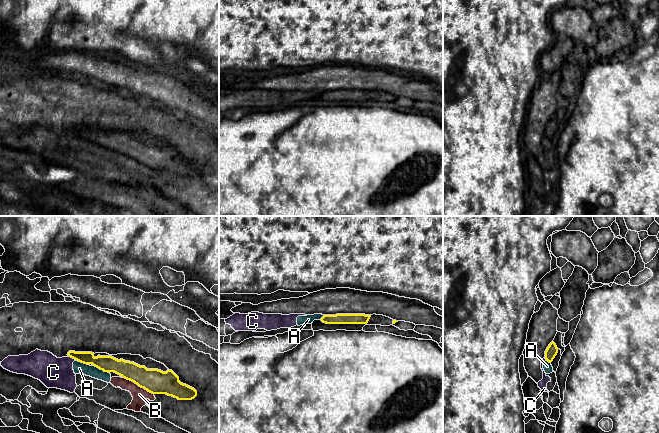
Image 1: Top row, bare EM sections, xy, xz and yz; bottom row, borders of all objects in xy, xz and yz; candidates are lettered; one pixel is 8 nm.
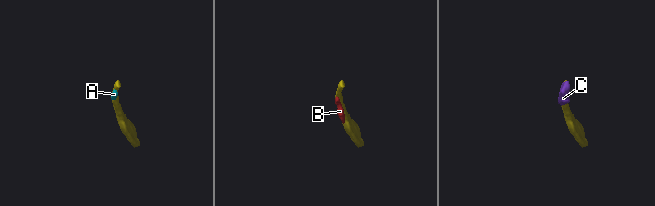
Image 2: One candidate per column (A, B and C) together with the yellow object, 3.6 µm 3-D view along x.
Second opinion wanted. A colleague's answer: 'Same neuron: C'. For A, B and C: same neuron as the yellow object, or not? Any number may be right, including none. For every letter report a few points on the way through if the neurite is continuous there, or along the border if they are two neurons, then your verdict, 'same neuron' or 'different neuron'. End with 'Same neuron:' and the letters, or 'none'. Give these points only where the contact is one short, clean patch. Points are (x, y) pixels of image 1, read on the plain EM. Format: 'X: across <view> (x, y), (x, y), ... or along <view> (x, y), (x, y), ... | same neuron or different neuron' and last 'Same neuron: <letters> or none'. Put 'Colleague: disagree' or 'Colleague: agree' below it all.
A: along xy (92, 140), (109, 149) | different neuron
B: different neuron
C: along xy (69, 132), (79, 137) | different neuron
Same neuron: none
Colleague: disagree

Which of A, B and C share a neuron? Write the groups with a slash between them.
A B C

